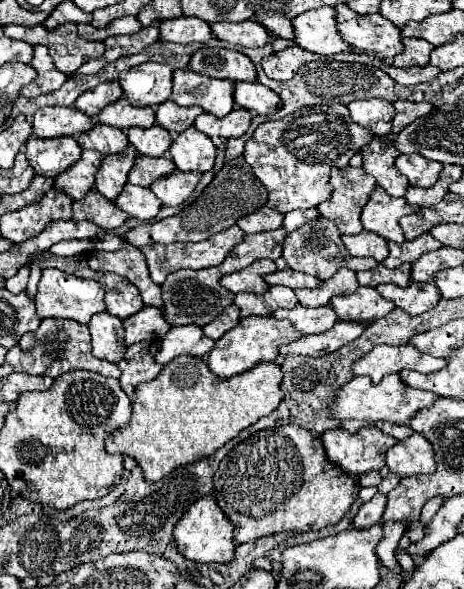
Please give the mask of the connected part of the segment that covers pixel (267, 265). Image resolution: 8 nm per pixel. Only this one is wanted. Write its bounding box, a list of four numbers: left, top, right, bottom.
[220,259,278,295]

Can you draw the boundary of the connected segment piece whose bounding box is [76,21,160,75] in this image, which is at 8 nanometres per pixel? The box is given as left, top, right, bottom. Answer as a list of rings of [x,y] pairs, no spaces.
[[[154,21],[150,27],[142,27],[138,33],[132,33],[132,35],[108,37],[104,41],[106,53],[100,59],[94,59],[94,61],[88,61],[86,65],[82,65],[82,69],[78,69],[76,73],[94,75],[102,67],[106,67],[110,61],[116,61],[118,57],[124,57],[124,55],[140,53],[142,49],[146,49],[148,45],[152,45],[158,39],[160,39],[160,21]]]

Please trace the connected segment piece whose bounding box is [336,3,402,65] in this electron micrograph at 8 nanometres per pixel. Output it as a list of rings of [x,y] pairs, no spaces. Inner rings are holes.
[[[336,5],[338,31],[346,43],[362,51],[378,55],[386,65],[392,65],[394,55],[402,53],[400,29],[382,15],[358,15],[348,5]]]

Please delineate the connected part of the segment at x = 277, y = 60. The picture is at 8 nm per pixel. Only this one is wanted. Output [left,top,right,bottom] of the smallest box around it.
[262,45,326,81]

